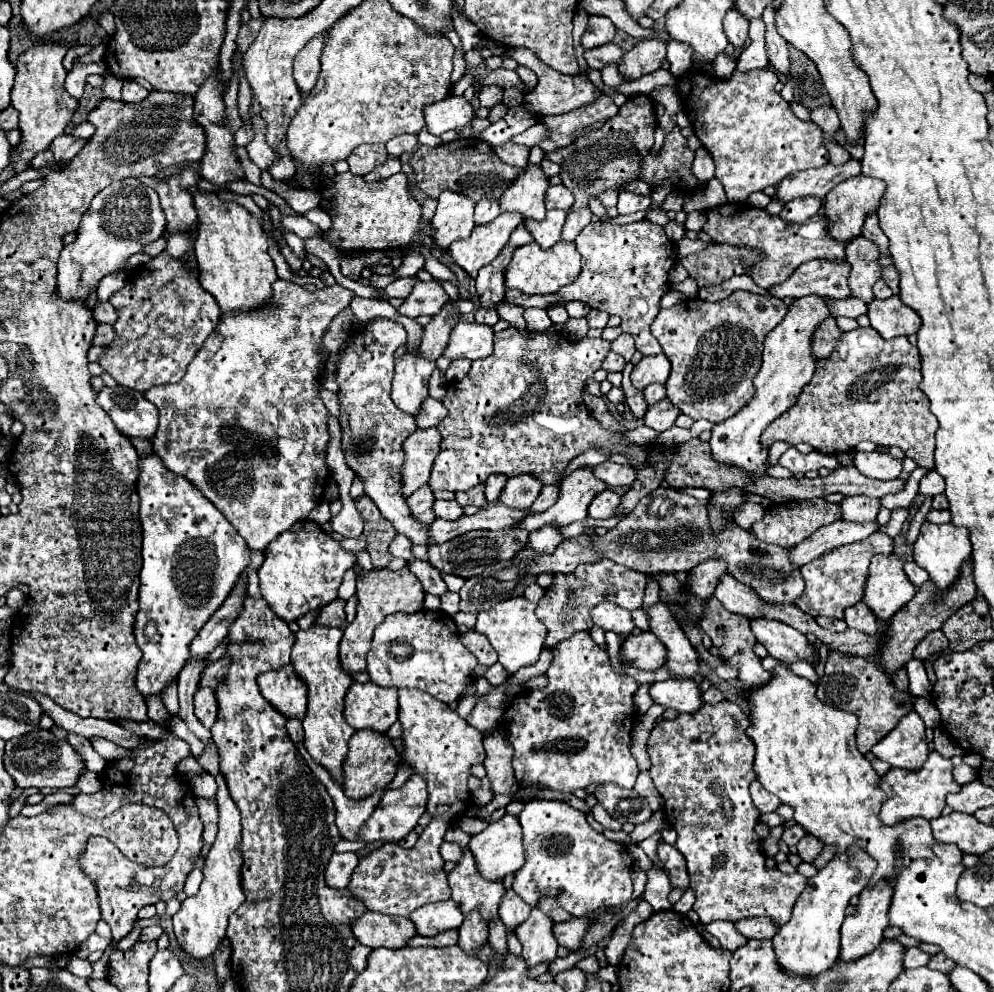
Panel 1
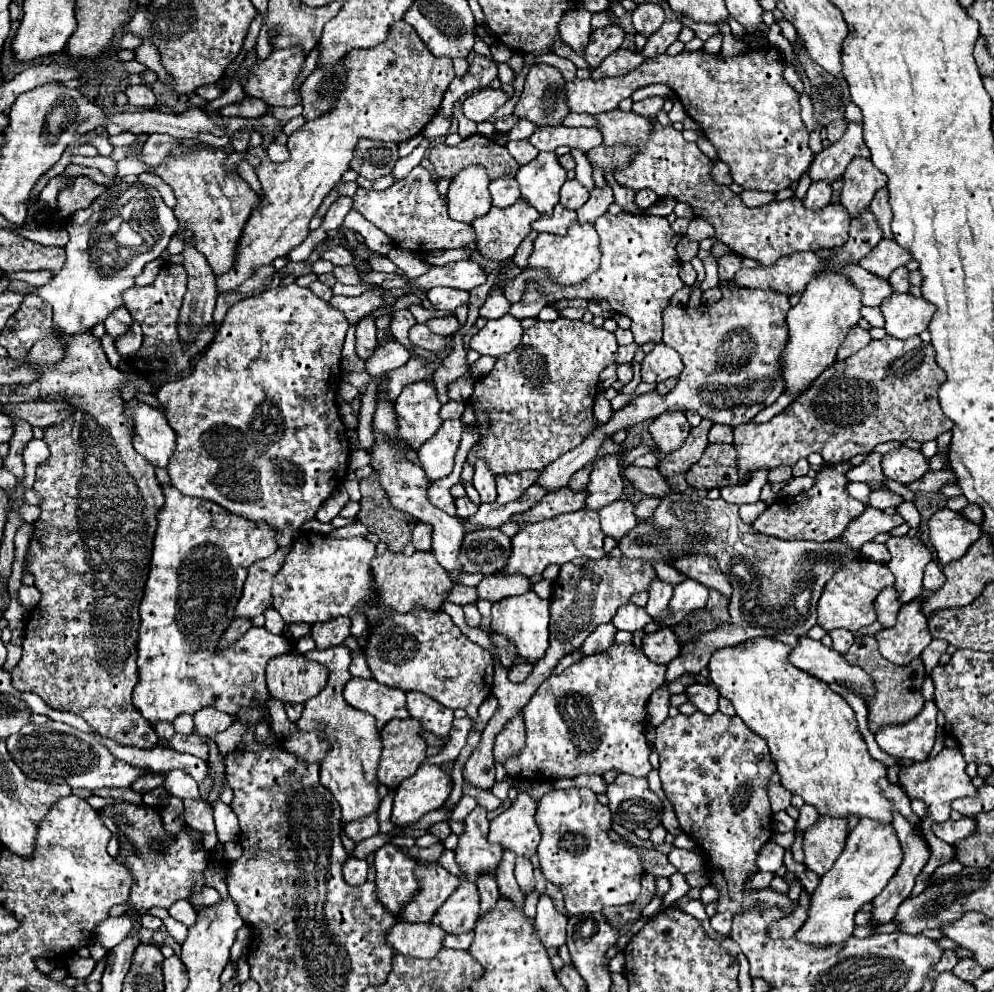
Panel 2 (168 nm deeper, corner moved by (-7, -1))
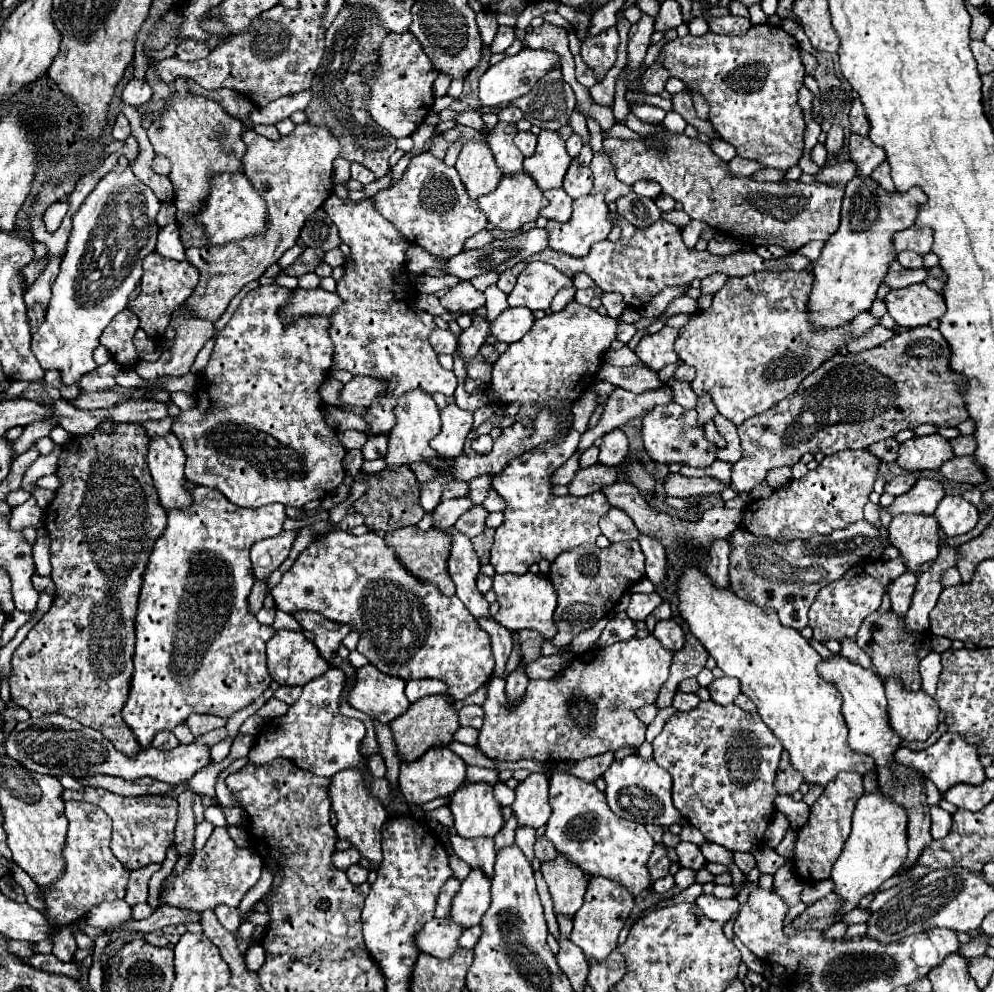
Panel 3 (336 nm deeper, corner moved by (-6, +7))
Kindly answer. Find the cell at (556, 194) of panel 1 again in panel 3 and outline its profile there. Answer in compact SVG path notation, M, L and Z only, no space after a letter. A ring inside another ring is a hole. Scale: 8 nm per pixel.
M573 157L567 175L563 179L563 189L567 191L567 195L571 195L573 199L579 199L583 195L589 195L593 189L593 175L591 169L585 163L579 163L577 157Z

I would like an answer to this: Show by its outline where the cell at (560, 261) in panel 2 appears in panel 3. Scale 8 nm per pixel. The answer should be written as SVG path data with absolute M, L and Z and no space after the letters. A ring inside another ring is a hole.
M585 195L575 199L573 217L567 223L549 221L549 247L573 257L585 257L593 243L609 235L611 227L605 195Z

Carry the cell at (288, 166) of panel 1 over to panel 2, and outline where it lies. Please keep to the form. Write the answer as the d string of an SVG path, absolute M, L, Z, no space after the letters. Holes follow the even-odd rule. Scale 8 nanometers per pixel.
M272 143L272 145L268 147L268 157L270 157L272 161L276 161L276 163L284 163L284 161L290 159L286 145L278 145L278 143Z

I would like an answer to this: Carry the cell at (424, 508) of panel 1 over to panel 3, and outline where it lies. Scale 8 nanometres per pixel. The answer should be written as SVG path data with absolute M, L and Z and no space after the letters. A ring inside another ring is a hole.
M453 481L445 487L443 491L443 501L445 499L455 499L455 497L465 497L469 493L469 485L467 483L461 483L461 481Z

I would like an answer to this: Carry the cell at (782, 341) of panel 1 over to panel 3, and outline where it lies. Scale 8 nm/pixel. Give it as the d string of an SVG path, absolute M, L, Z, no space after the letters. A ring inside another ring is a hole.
M855 177L845 187L841 225L825 243L821 257L813 263L813 291L809 301L809 319L819 327L839 327L855 315L869 311L877 297L877 289L889 271L897 253L893 249L893 233L913 225L917 205L925 203L923 189L905 193L885 193L871 177Z

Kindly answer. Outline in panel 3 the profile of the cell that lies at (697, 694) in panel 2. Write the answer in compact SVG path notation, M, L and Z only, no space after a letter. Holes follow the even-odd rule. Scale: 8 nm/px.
M733 677L715 679L715 681L709 685L709 691L711 691L711 699L717 701L719 705L729 705L729 703L733 703L735 697L741 693L739 681L733 679Z

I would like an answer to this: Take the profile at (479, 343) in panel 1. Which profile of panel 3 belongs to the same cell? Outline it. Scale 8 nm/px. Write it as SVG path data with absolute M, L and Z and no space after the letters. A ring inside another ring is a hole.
M507 307L493 323L491 323L491 335L495 335L499 341L515 343L521 341L521 337L533 327L535 315L527 307Z

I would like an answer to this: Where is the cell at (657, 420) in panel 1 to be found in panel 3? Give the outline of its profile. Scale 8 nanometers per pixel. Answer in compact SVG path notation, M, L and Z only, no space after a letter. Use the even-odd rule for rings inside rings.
M679 403L657 405L643 417L643 447L655 463L683 463L691 467L709 467L717 459L717 445L705 439L705 431L697 421L695 409L685 409Z

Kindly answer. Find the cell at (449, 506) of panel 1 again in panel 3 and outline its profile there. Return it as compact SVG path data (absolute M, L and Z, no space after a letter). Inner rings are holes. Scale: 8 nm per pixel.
M481 475L481 477L475 477L471 483L471 491L469 491L469 499L477 505L481 505L485 501L485 497L489 495L489 489L491 489L491 475Z

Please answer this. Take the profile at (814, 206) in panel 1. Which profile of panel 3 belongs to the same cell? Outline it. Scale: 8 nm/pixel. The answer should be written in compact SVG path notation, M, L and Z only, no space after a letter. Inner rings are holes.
M851 159L841 161L833 167L821 167L821 171L815 175L821 183L833 183L833 185L845 185L857 175L857 165L853 165Z

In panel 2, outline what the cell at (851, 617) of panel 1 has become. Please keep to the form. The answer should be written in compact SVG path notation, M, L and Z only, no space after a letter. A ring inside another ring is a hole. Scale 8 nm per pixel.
M886 587L874 601L876 621L882 627L892 627L896 623L896 613L900 609L900 601L896 599L896 593L892 587Z

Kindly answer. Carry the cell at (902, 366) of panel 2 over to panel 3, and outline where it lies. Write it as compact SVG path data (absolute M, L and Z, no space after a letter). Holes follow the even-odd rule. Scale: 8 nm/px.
M915 327L911 331L897 333L885 345L879 345L861 353L837 353L833 359L825 361L817 371L807 375L801 387L777 403L773 409L745 421L737 427L743 447L743 457L733 465L731 487L737 493L751 493L759 483L765 481L767 471L783 465L795 465L805 453L825 453L835 455L845 449L865 449L887 437L895 437L903 429L915 429L921 423L931 423L937 427L957 427L969 419L965 413L965 399L957 393L957 385L965 381L951 373L949 369L951 349L941 333L933 327Z

